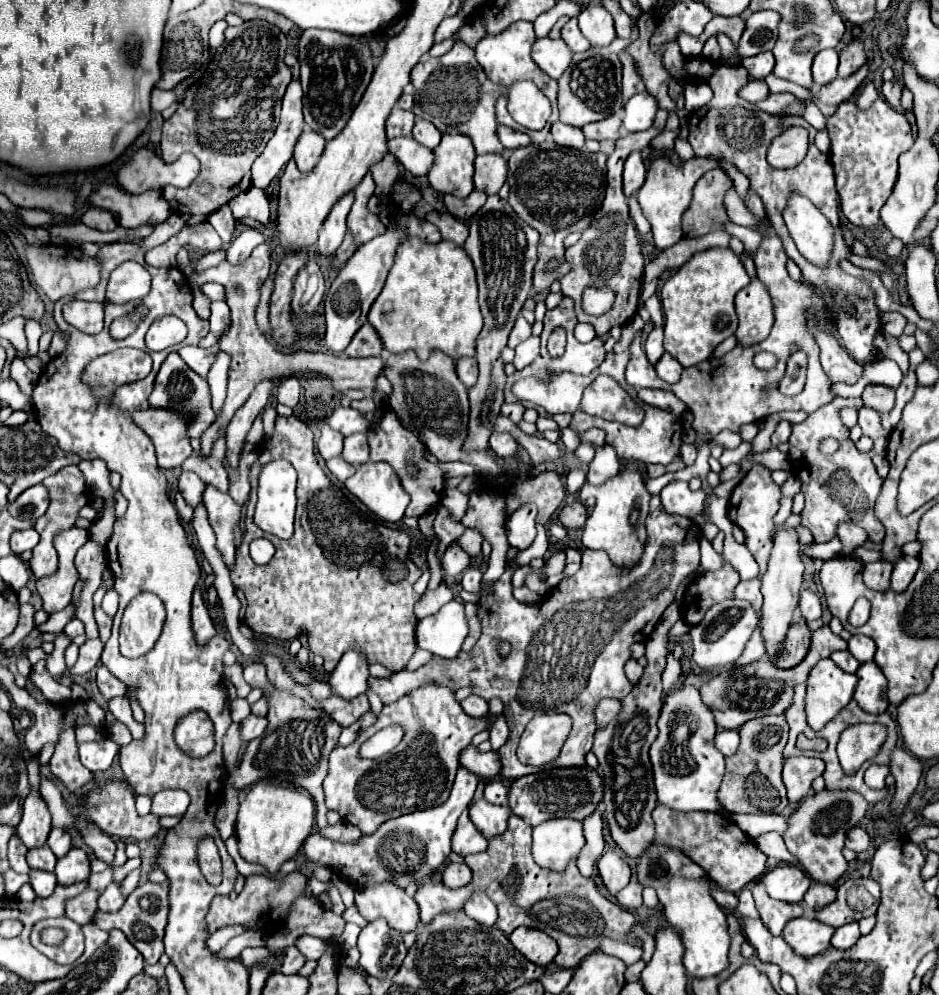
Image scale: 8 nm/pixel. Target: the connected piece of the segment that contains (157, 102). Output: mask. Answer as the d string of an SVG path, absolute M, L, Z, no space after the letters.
M153 89L153 93L151 93L151 107L153 107L153 111L163 111L163 109L167 109L169 105L173 105L173 103L177 103L177 101L179 101L179 99L177 99L175 91Z

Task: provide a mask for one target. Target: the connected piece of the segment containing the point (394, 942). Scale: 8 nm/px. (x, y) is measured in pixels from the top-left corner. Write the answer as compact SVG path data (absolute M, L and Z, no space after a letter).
M371 921L361 933L359 933L359 939L357 939L357 949L361 953L359 957L359 965L371 975L371 977L377 977L377 979L393 979L407 955L407 949L401 941L401 933L393 931L391 927L387 927L385 921Z

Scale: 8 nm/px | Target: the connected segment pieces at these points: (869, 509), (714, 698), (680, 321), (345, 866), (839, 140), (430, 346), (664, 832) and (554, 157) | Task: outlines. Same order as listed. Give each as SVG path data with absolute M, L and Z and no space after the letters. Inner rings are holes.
M837 397L833 403L807 415L803 423L793 425L793 433L789 439L791 473L801 481L801 493L805 495L805 509L801 511L801 525L811 531L815 543L831 541L841 521L851 521L863 527L871 543L875 545L883 543L885 527L873 513L875 499L881 491L883 479L877 475L869 453L861 453L855 449L853 441L849 439L849 429L839 419L839 409L861 407L861 405L863 405L861 399ZM821 437L835 437L841 443L835 455L825 457L819 453Z
M757 629L753 633L753 637L749 639L749 643L745 645L743 653L741 653L739 663L743 667L733 667L731 671L723 671L723 673L711 677L707 683L703 683L701 689L699 689L701 699L711 709L711 713L715 717L715 723L721 729L739 729L749 719L763 717L763 715L779 715L789 705L789 699L793 695L793 685L795 683L805 683L809 671L813 669L813 665L819 659L829 657L831 653L841 651L841 649L847 649L847 643L839 635L831 633L831 629L817 629L813 633L807 657L799 665L795 665L791 669L779 669L779 667L773 667L773 663L763 657L765 647L761 643L761 635L759 635L759 629ZM745 663L749 663L749 665L745 665Z
M707 249L695 253L679 271L663 285L665 313L665 351L677 357L683 367L697 365L711 357L713 349L737 329L735 295L751 283L739 255L731 249Z
M459 765L455 785L447 803L433 809L401 815L397 819L389 819L381 823L373 835L361 835L353 843L337 843L319 833L311 833L303 845L303 859L311 865L319 865L335 871L353 889L383 883L383 881L391 881L397 887L405 889L411 881L425 879L447 863L457 819L473 799L477 781L479 781L477 775L473 775L469 769Z
M877 99L869 111L859 111L855 101L845 101L837 107L833 115L827 119L827 129L831 137L831 163L835 169L837 177L837 191L841 197L841 209L845 217L865 229L875 229L875 231L885 231L885 225L881 223L879 209L885 205L885 199L893 191L893 183L897 181L897 159L901 153L909 151L913 145L913 133L911 125L907 123L905 115L899 111L893 111L893 107L885 99Z
M417 237L403 241L387 283L371 305L367 319L391 353L415 351L421 361L429 359L433 351L443 351L451 359L475 357L475 341L483 327L483 315L477 303L475 269L465 249L451 241L437 245L421 243Z
M657 805L653 811L653 821L657 827L655 841L665 843L669 847L677 847L687 853L699 867L703 867L713 883L717 883L723 891L739 893L753 879L761 877L765 871L767 857L757 849L755 841L751 841L731 819L723 819L719 813L705 811L673 811L665 805Z
M547 139L543 143L533 143L529 147L519 147L511 151L509 157L509 175L507 183L511 185L509 205L517 211L517 215L529 223L533 229L539 231L539 261L535 265L533 275L533 287L535 291L545 291L549 285L565 271L569 271L567 265L561 265L549 273L545 273L545 267L551 259L563 257L563 239L569 235L569 231L585 231L587 217L593 209L601 207L601 199L605 195L605 153L589 153L581 149L569 149L555 145L553 139Z

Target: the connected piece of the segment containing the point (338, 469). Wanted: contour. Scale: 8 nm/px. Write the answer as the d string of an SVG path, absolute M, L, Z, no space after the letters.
M335 457L335 459L329 459L327 461L327 467L329 467L329 471L343 483L343 481L347 481L353 473L355 473L355 467L353 465L349 465L343 457Z

